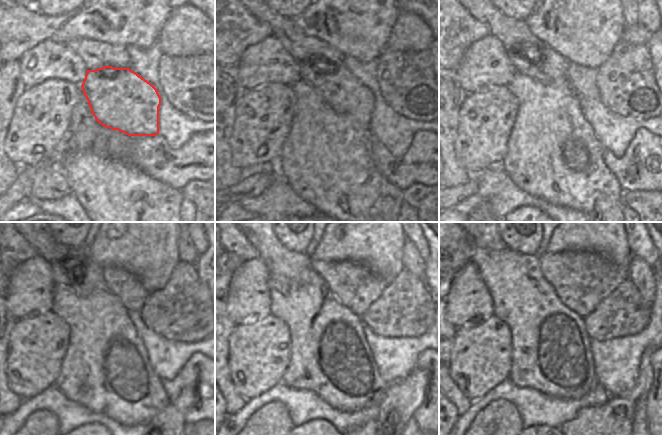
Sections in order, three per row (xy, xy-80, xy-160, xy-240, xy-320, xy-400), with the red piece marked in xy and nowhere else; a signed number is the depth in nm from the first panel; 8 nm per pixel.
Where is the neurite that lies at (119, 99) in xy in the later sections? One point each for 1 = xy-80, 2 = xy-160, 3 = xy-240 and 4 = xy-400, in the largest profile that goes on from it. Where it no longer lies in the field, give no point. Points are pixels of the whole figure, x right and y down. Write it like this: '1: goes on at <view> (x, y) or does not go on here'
1: goes on at xy-80 (342, 92)
2: goes on at xy-160 (554, 73)
3: goes on at xy-240 (80, 259)
4: goes on at xy-400 (491, 242)

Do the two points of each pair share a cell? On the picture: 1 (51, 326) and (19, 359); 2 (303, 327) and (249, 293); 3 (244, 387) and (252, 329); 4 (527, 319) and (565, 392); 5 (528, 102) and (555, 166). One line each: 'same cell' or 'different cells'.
1: same cell
2: different cells
3: same cell
4: same cell
5: same cell

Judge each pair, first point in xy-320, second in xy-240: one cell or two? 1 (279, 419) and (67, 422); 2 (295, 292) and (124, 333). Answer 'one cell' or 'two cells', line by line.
1: two cells
2: one cell

